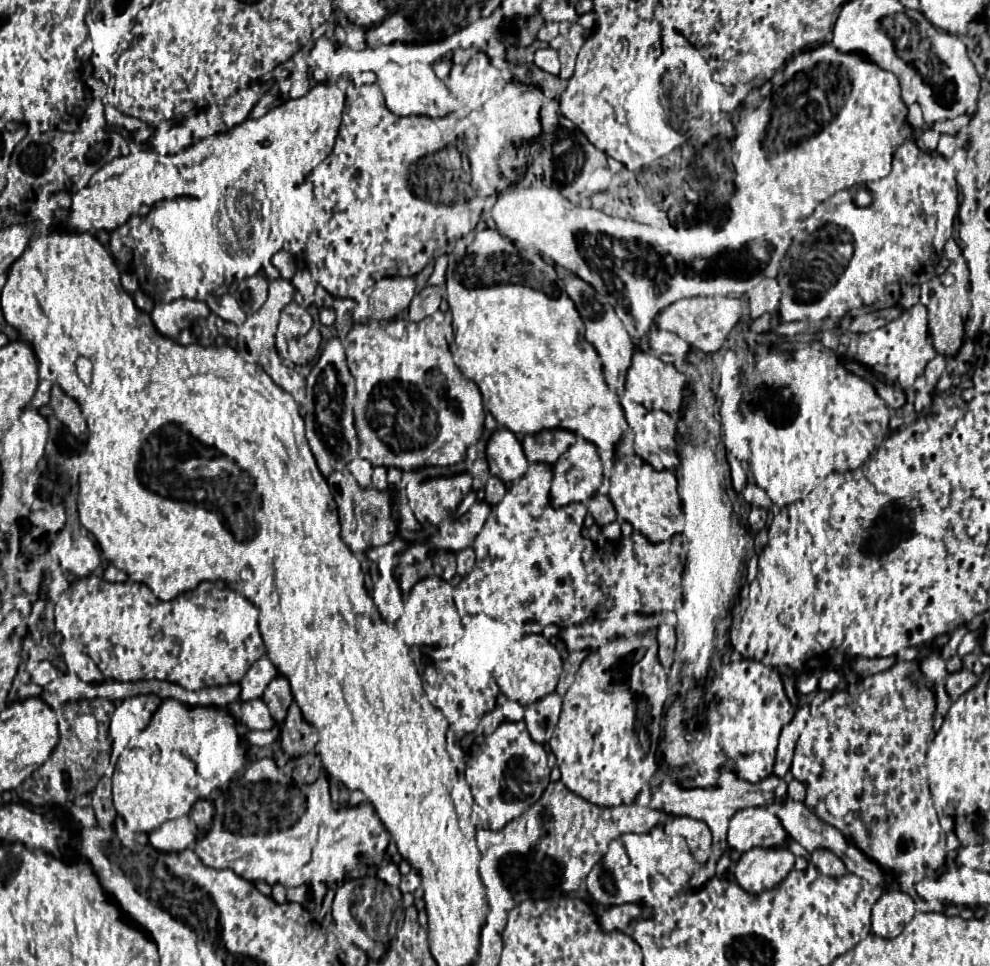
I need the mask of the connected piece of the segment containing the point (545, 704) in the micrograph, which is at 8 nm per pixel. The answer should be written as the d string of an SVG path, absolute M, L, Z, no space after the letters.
M550 693L544 699L536 701L534 705L528 705L524 711L524 723L532 739L546 745L552 739L560 713L562 713L562 697L558 693Z

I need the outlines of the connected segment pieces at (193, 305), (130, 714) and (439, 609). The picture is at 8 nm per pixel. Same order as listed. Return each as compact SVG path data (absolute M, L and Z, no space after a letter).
M176 299L170 303L158 303L150 313L156 329L172 339L176 339L180 331L190 325L190 321L208 315L210 315L208 305L194 299Z
M136 695L124 699L116 705L110 721L110 743L112 743L112 761L118 761L122 755L122 741L132 739L134 733L144 731L152 721L154 711L158 709L160 699L154 695Z
M426 577L410 591L406 597L404 615L398 621L398 629L404 637L406 645L418 645L418 647L436 647L436 645L448 645L456 643L462 635L462 625L452 601L454 585L438 579L438 577Z

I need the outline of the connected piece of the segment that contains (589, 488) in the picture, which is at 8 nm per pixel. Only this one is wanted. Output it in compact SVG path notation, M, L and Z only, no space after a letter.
M578 441L554 465L552 501L556 507L588 501L598 493L602 483L602 463L598 449L588 441Z

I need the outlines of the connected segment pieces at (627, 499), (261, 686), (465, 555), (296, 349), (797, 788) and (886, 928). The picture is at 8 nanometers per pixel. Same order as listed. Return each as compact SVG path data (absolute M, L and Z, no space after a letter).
M624 455L614 465L614 473L610 477L610 493L618 515L628 521L636 533L644 535L648 541L668 541L674 535L682 533L684 527L684 511L682 499L678 493L678 477L676 471L656 471L650 463L640 459L638 455Z
M266 663L262 669L250 669L246 677L240 681L240 697L250 701L250 699L260 699L268 687L268 683L278 675L276 667L272 663Z
M468 547L460 553L456 553L456 563L458 563L458 575L466 577L474 567L474 551Z
M316 327L310 331L310 335L300 337L290 341L290 349L288 349L288 359L294 365L308 365L320 351L320 333L316 331Z
M800 781L788 783L788 795L792 801L804 801L806 799L806 787Z
M888 889L872 907L872 931L880 937L896 937L916 915L916 903L910 895Z

